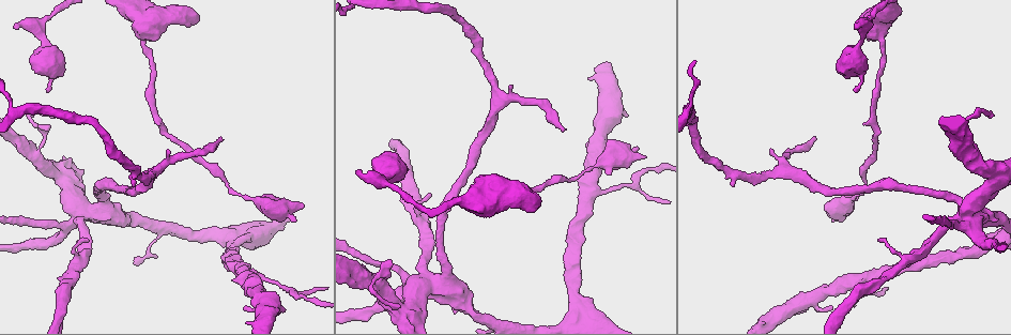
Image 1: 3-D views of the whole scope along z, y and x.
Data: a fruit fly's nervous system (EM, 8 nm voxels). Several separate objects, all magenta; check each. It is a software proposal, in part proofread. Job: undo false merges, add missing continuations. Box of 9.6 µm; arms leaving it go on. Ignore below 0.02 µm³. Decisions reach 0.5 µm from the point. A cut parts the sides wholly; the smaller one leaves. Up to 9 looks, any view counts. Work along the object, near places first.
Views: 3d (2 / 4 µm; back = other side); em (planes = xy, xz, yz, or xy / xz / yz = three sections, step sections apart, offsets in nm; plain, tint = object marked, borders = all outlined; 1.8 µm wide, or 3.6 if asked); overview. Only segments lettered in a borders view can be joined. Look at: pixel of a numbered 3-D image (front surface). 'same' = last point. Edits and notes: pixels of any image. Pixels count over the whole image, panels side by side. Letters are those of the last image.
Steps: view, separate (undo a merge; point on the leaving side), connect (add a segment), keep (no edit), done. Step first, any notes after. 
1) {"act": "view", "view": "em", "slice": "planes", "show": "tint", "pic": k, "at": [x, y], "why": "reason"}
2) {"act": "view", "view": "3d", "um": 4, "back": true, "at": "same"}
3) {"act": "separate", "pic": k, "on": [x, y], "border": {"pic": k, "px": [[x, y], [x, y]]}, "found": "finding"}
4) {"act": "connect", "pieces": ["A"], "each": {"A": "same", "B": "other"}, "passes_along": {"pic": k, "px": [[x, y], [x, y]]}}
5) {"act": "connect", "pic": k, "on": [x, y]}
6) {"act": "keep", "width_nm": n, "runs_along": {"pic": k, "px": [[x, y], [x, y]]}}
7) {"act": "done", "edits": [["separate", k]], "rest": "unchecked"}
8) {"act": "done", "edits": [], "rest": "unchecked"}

{"act": "view", "view": "em", "slice": "xy", "step": 16, "show": "tint", "pic": 1, "at": [645, 157], "why": "stops while still wide"}

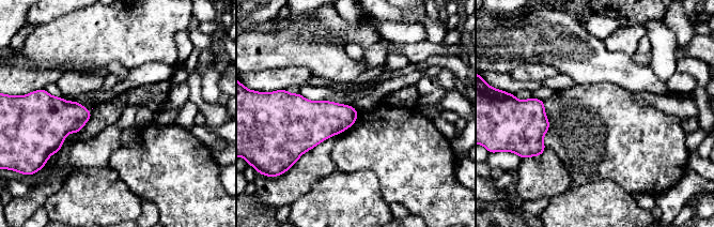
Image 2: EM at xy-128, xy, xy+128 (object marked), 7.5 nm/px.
{"act": "view", "view": "em", "slice": "planes", "show": "borders", "at": "same", "why": "cut it another way"}

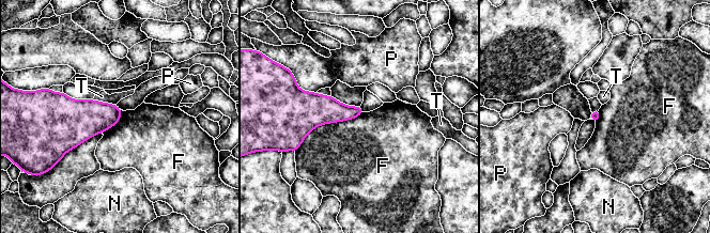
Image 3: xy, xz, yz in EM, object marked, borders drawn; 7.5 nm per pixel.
{"act": "keep", "each": {"F": "other", "N": "other", "P": "other", "T": "other"}, "found": "no lettered segment goes on from it"}

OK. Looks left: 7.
{"act": "view", "view": "3d", "um": 4, "pic": 1, "at": [815, 139], "why": "an open end"}

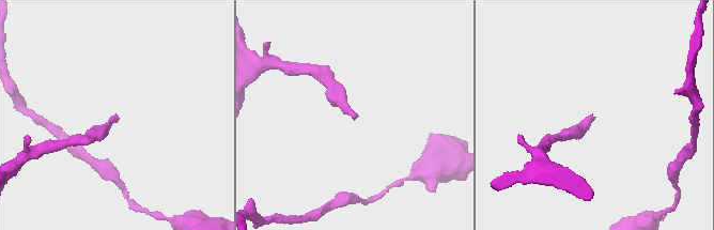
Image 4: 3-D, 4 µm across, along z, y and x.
{"act": "view", "view": "em", "slice": "xz", "step": 16, "show": "tint", "pic": 4, "at": [116, 116], "why": "need the tissue"}

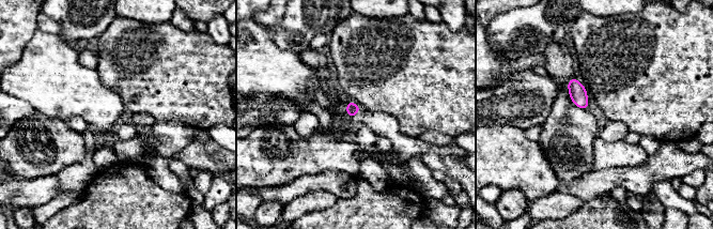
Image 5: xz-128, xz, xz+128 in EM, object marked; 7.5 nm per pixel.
{"act": "view", "view": "em", "slice": "planes", "show": "borders", "at": "same", "why": "another direction"}

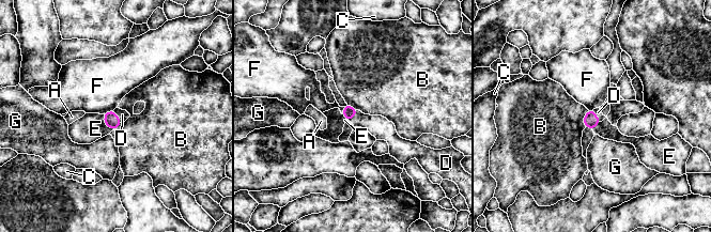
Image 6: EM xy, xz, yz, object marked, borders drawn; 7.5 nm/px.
{"act": "connect", "pieces": ["D"], "each": {"A": "other", "B": "other", "C": "other", "D": "same", "E": "other", "F": "other", "G": "other"}, "passes_along": {"pic": 6, "px": [[349, 112], [354, 116], [379, 126]]}, "found": "it goes on there"}

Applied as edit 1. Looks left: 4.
{"act": "view", "view": "overview"}

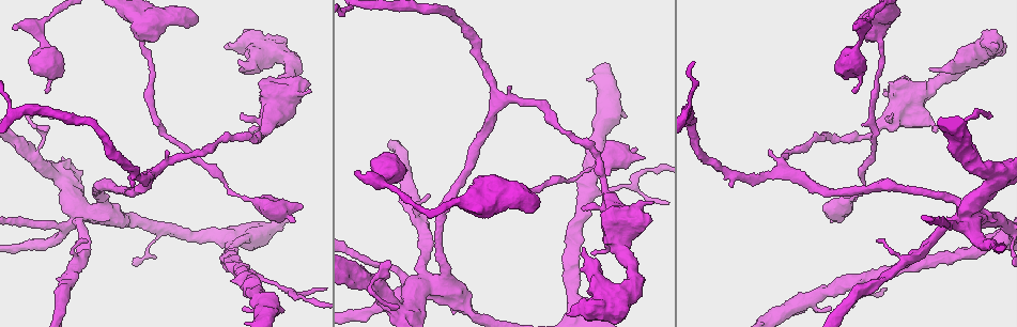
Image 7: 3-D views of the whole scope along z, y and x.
{"act": "view", "view": "em", "um": 3.6, "slice": "yz", "step": 16, "show": "tint", "pic": 7, "at": [962, 213], "why": "two arms at a narrow angle"}

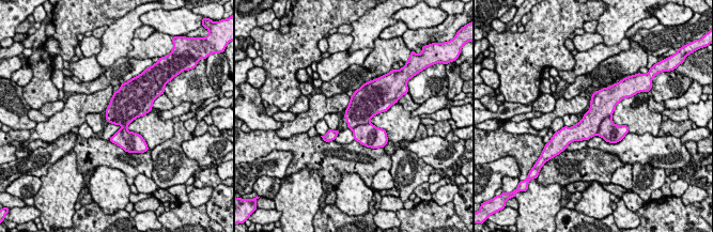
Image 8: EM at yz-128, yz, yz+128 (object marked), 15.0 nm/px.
{"act": "view", "view": "em", "um": 3.6, "slice": "planes", "show": "borders", "at": "same", "why": "another direction"}

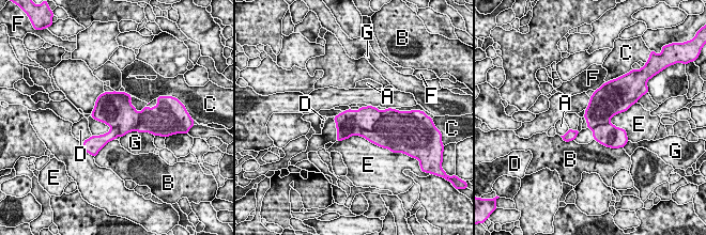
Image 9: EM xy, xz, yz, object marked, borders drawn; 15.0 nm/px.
{"act": "separate", "pic": 9, "on": [364, 119], "each": {"A": "other", "B": "other", "C": "other", "D": "other", "E": "other", "F": "other", "G": "other"}, "border": {"pic": 9, "px": [[382, 111], [373, 127], [359, 135]]}, "found": "two neurons meet here"}

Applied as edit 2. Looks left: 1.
{"act": "done", "edits": [["connect", 6], ["separate", 9]], "rest": "unchecked"}

